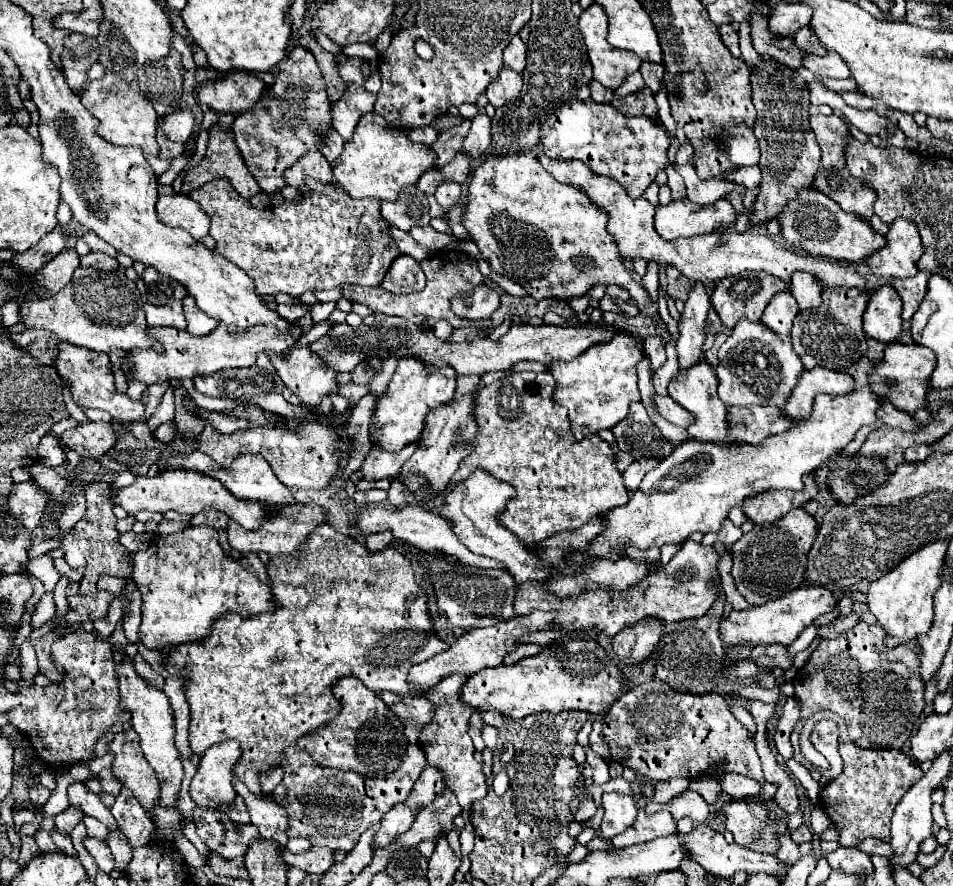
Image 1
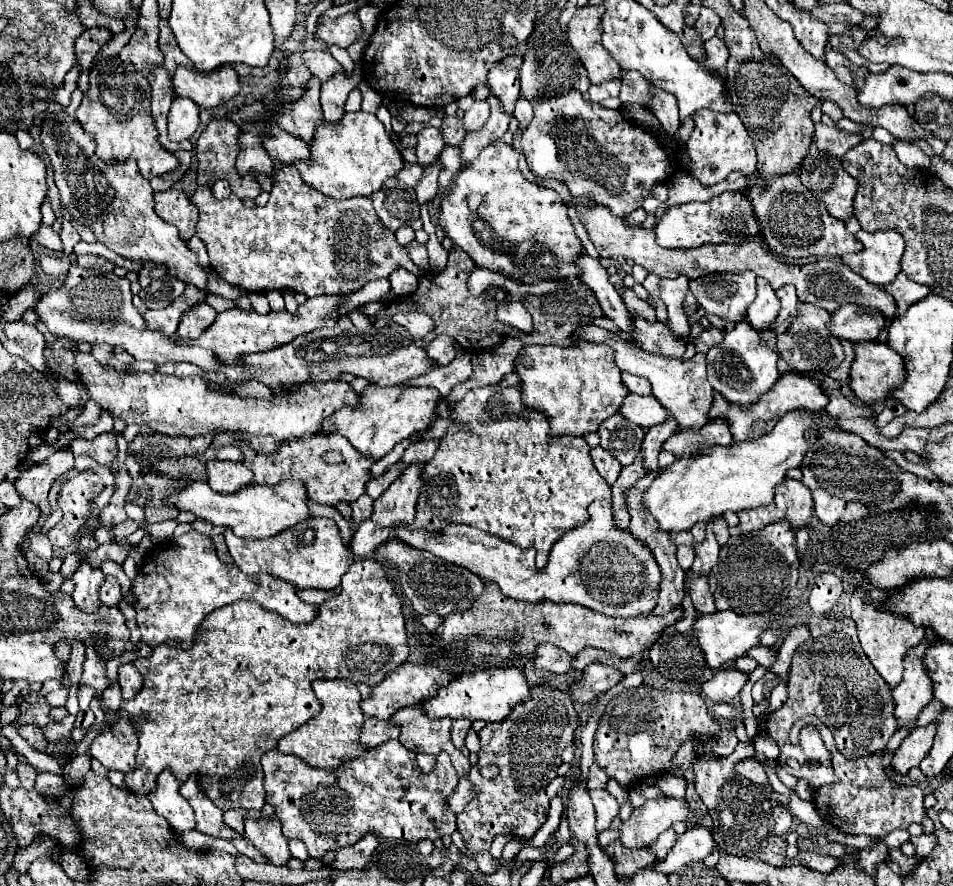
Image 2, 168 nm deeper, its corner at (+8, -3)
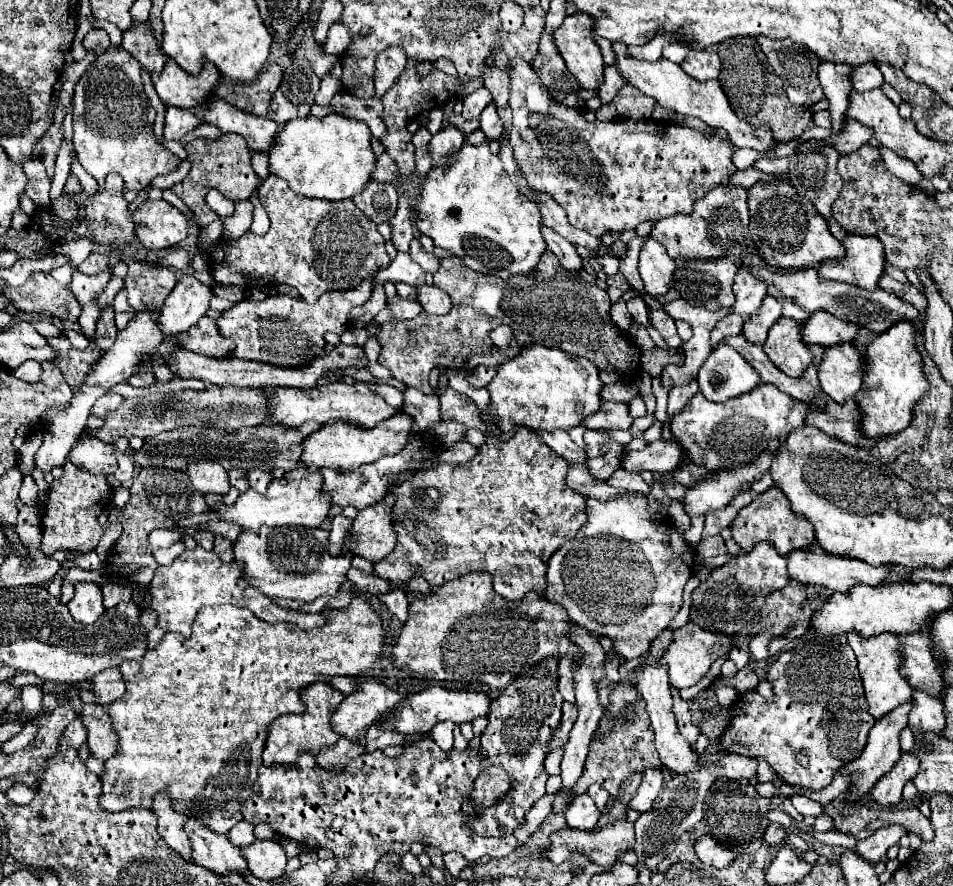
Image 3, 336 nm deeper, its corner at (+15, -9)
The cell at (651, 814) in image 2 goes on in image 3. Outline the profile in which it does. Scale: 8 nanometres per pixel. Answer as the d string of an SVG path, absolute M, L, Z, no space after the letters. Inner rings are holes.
M616 820L614 824L608 824L600 830L558 830L550 836L550 850L548 850L548 860L552 860L554 864L562 864L566 860L570 860L574 854L584 854L590 862L600 864L600 866L608 866L614 864L620 856L620 852L624 852L626 848L632 848L634 842L634 830L632 830L632 822L628 820Z

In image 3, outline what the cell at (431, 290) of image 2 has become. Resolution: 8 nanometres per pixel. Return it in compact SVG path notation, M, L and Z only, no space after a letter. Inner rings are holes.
M546 248L542 254L534 276L512 276L508 280L492 278L492 274L480 274L468 266L460 258L446 258L440 262L438 272L434 274L434 284L440 286L452 298L452 310L446 316L432 316L422 312L418 318L404 322L404 368L388 368L392 376L406 386L414 386L420 392L432 392L428 384L428 374L432 368L456 368L456 370L474 370L476 366L498 366L512 358L516 350L500 350L492 340L490 332L502 324L510 326L514 340L510 348L518 348L524 344L542 344L550 348L560 348L566 354L586 356L600 370L602 382L618 382L618 380L634 380L642 372L640 364L640 348L632 342L630 336L624 338L620 330L610 322L608 314L608 292L588 284L580 274L568 272L560 266L558 258Z

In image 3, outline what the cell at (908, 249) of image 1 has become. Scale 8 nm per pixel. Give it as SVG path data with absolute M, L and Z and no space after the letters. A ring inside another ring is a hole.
M848 234L842 244L846 248L846 256L822 262L818 268L820 280L838 280L864 290L874 290L884 272L884 246L880 246L872 236L856 234Z

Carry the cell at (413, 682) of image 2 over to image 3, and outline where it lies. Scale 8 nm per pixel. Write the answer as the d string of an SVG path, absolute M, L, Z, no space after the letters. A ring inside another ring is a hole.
M364 682L356 692L346 696L330 716L330 726L338 736L356 742L386 712L404 700L404 694L390 690L380 682Z

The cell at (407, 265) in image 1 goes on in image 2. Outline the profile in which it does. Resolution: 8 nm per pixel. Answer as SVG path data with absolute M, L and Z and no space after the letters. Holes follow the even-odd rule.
M399 268L399 272L393 272L389 276L389 282L391 282L391 292L395 296L399 296L399 298L411 296L415 292L415 288L417 288L415 276L409 270L405 270L405 268Z

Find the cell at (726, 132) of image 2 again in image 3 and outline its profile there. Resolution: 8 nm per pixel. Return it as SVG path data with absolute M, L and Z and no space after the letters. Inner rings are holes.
M510 58L510 144L514 146L514 158L522 176L534 190L548 192L568 216L574 228L586 230L592 236L604 236L606 232L634 230L640 222L662 220L672 214L690 214L698 198L712 188L720 186L724 178L736 172L732 164L732 144L722 130L704 134L688 126L676 126L654 120L610 120L610 122L588 122L580 110L564 110L558 102L552 102L540 86L530 64L522 58Z

